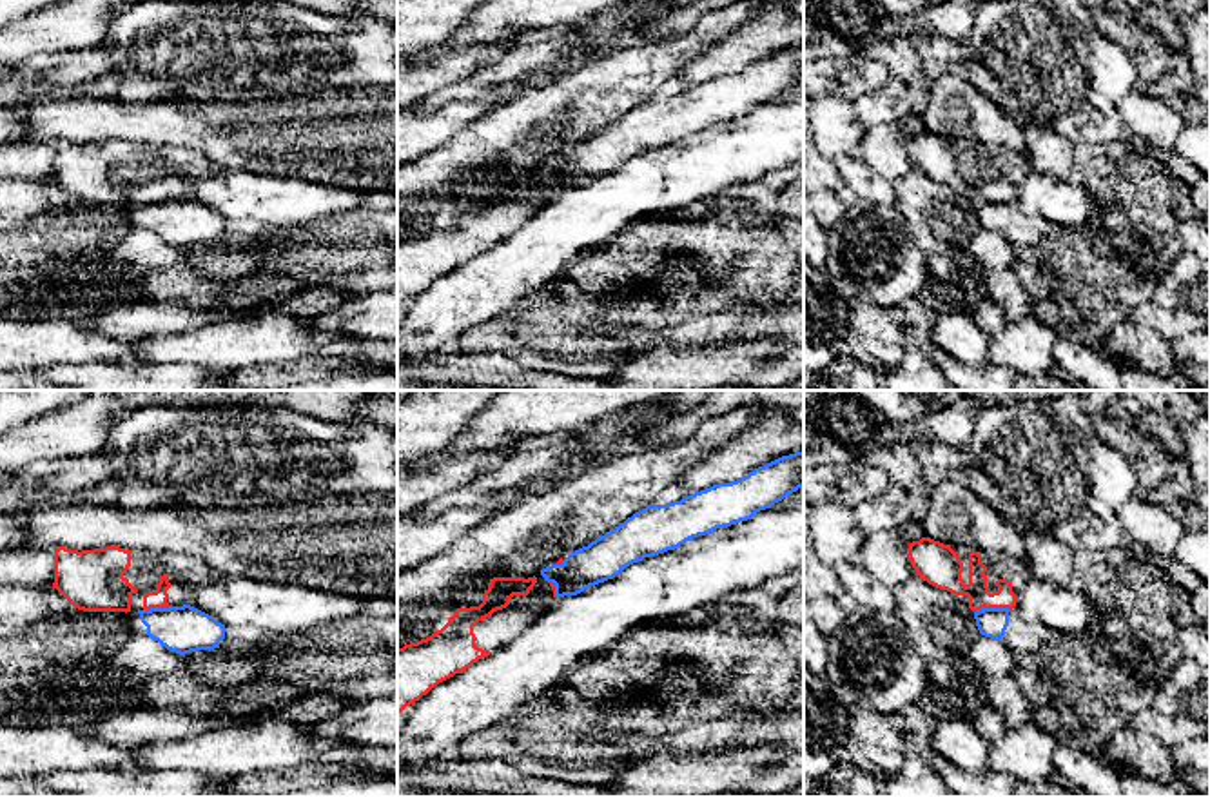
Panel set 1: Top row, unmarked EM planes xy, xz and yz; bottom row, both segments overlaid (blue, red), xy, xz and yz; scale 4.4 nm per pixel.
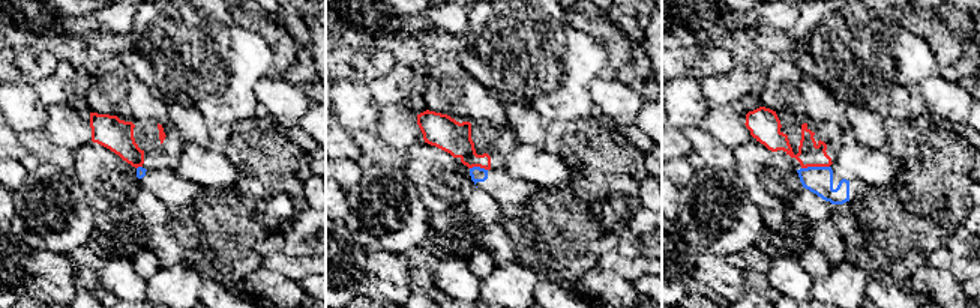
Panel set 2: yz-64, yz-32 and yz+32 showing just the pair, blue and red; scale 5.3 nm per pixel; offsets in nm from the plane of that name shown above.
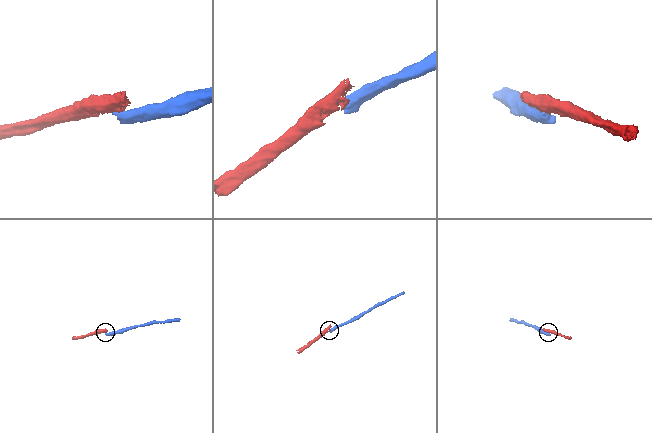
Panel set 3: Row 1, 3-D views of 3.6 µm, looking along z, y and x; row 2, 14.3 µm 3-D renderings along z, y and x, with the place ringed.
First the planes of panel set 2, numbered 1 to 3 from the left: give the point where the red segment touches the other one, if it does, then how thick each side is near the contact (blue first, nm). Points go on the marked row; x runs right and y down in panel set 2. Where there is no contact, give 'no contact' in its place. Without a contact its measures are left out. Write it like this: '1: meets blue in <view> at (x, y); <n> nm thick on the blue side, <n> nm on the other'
1: meets blue in yz-64 at (138, 167); 50 nm thick on the blue side, 170 nm on the other
2: meets blue in yz-32 at (479, 167); 80 nm thick on the blue side, 170 nm on the other
3: meets blue in yz+32 at (815, 167); 140 nm thick on the blue side, 130 nm on the other

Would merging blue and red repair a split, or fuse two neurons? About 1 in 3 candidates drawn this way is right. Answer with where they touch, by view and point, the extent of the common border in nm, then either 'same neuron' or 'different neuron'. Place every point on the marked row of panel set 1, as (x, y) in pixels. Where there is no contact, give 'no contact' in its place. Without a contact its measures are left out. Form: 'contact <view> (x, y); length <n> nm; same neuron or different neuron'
contact yz (991, 609); length 160 nm; different neuron

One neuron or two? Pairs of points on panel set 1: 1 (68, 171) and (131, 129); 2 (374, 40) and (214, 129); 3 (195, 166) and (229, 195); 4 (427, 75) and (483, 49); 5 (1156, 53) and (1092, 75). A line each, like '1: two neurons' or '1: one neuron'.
1: two neurons
2: two neurons
3: two neurons
4: one neuron
5: two neurons

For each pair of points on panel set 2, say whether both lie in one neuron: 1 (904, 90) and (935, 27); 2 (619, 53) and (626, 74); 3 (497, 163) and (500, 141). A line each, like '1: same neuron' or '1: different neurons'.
1: different neurons
2: different neurons
3: same neuron

